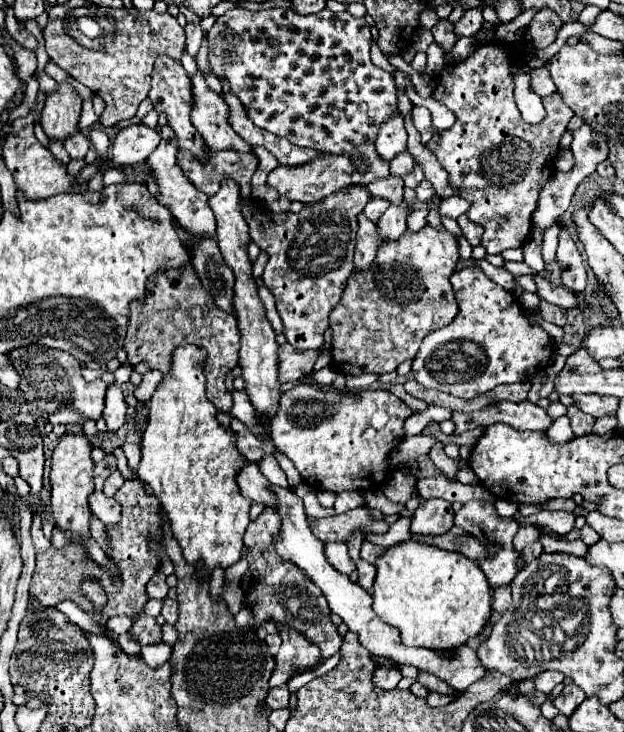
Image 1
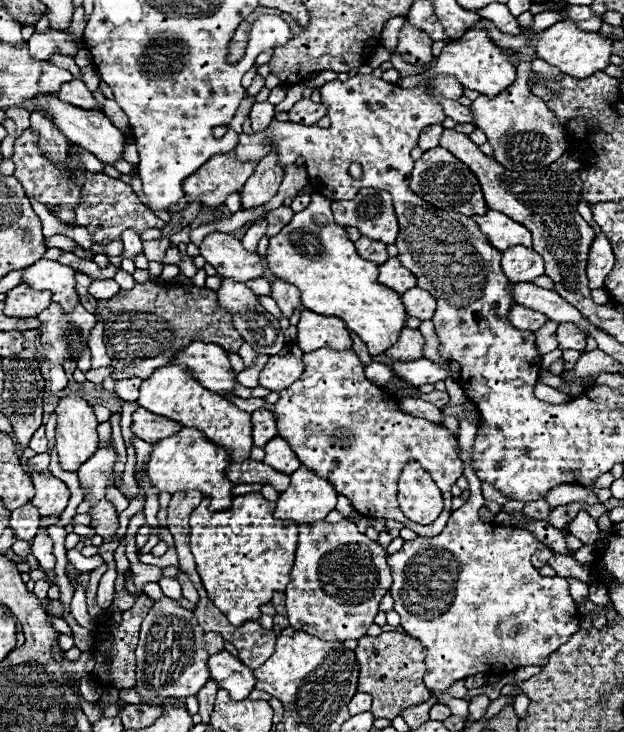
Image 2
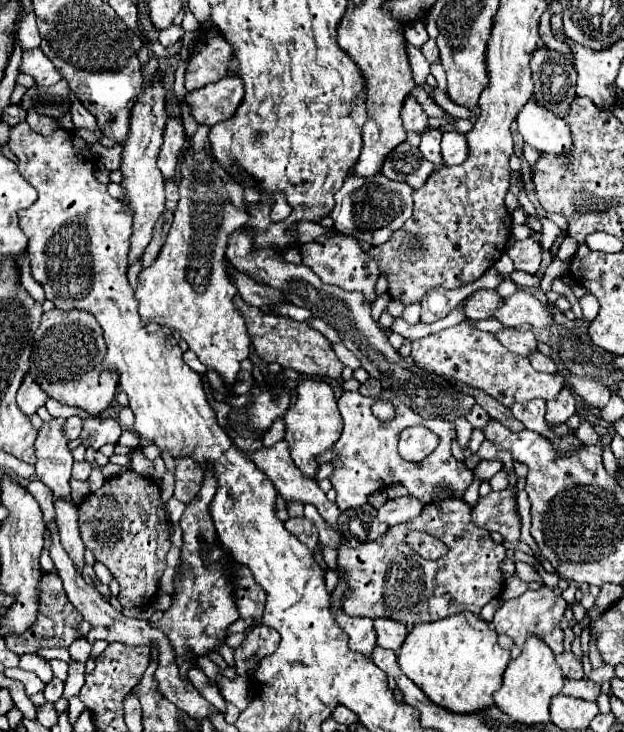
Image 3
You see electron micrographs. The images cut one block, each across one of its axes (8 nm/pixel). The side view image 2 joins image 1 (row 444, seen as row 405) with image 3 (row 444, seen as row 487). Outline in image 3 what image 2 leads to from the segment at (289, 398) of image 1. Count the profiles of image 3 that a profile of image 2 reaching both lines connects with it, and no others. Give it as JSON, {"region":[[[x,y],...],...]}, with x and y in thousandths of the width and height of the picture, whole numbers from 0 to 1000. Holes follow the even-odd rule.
{"region":[[[551,536],[542,546],[542,557],[551,574],[551,587],[545,601],[535,607],[538,626],[529,631],[535,639],[535,645],[529,648],[529,658],[532,658],[532,667],[542,672],[542,680],[538,680],[542,694],[548,699],[561,694],[580,694],[590,686],[593,675],[612,667],[622,667],[628,661],[644,661],[654,669],[654,675],[670,680],[676,689],[696,686],[696,675],[702,669],[712,669],[734,683],[744,680],[744,672],[760,656],[760,648],[740,631],[734,631],[721,617],[721,609],[731,598],[728,579],[715,574],[683,574],[635,544],[628,544],[635,568],[622,577],[612,577],[596,566],[599,549],[603,544],[577,541],[577,536]],[[670,579],[699,590],[705,604],[702,604],[702,612],[692,620],[686,620],[679,628],[651,631],[638,620],[638,598],[647,585],[670,582]]]}

